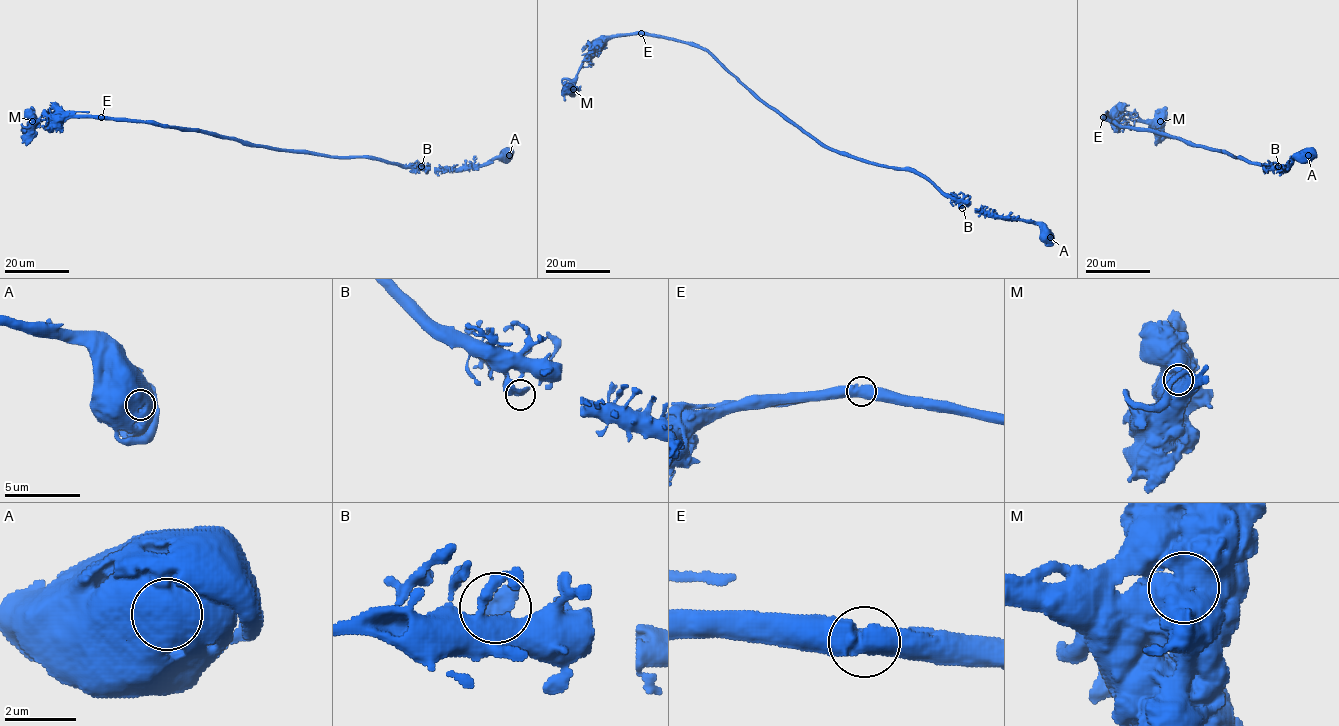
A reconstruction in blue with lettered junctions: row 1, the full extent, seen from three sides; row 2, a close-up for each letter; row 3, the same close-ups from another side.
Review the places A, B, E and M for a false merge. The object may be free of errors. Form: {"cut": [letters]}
{"cut": ["M"]}

